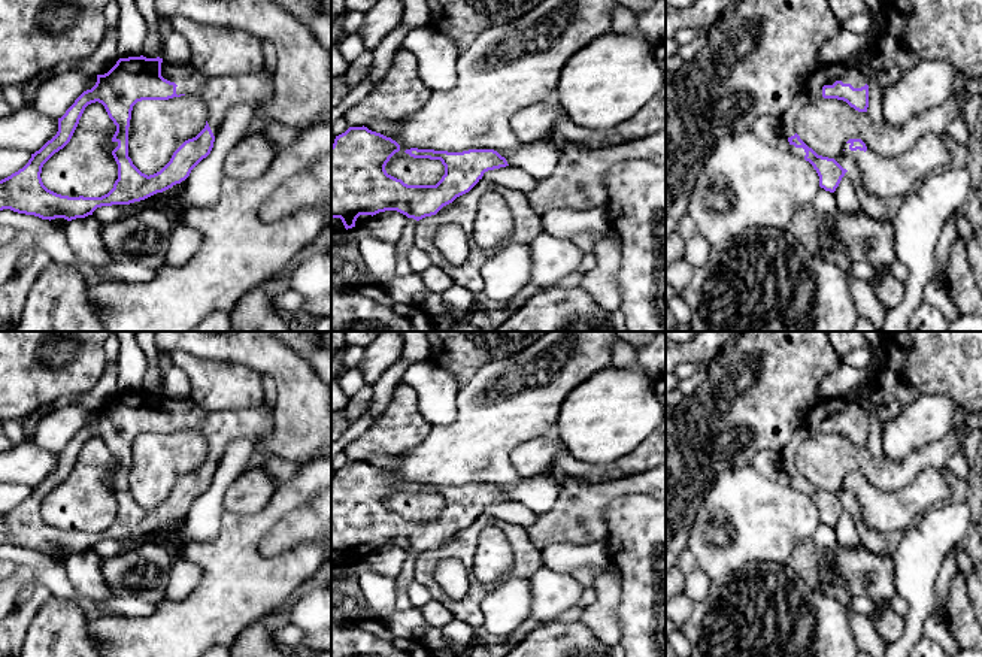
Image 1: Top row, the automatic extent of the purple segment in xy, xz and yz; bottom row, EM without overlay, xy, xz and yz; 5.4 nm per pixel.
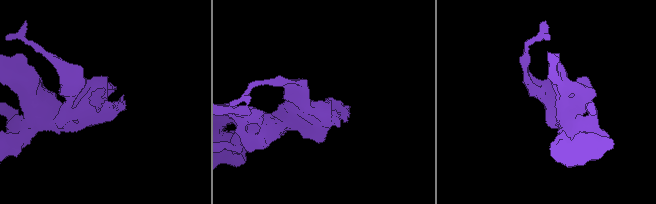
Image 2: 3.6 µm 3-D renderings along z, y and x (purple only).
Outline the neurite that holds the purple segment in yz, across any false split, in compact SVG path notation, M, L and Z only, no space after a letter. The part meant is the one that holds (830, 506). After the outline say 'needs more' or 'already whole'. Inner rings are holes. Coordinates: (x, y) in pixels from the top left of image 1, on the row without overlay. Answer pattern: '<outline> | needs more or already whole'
M846 399L818 400L781 452L781 467L788 473L789 485L813 500L821 523L834 527L848 505L834 493L818 490L795 467L795 448L818 432L843 435L855 445L867 446L869 420L855 403Z | needs more

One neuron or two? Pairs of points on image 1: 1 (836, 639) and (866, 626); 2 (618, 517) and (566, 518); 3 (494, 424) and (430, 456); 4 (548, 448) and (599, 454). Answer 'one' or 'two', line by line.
1: two
2: two
3: one
4: two

